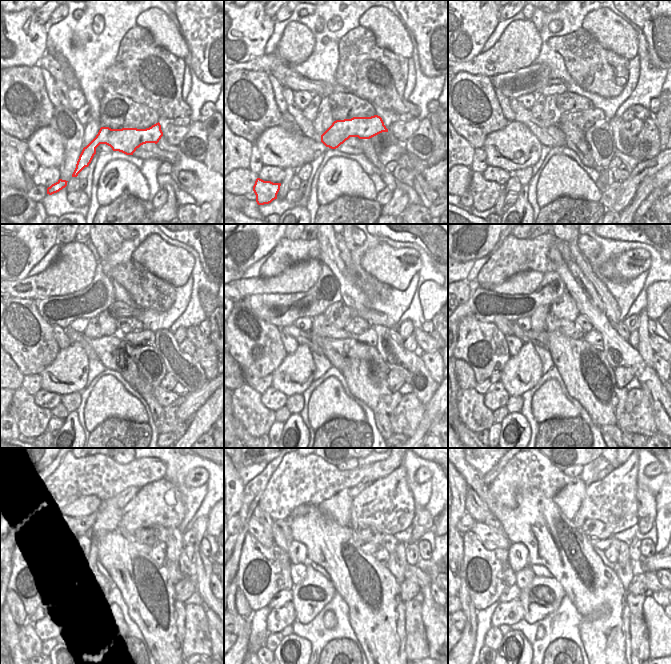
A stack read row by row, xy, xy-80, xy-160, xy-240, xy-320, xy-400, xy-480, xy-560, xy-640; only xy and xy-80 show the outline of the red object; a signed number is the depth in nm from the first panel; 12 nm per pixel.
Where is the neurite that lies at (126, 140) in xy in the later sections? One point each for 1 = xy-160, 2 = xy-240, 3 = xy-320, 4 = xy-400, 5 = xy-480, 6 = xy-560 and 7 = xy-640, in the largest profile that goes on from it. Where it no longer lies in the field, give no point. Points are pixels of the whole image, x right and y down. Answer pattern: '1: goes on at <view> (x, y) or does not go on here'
1: goes on at xy-160 (584, 120)
2: goes on at xy-240 (146, 337)
3: goes on at xy-320 (369, 337)
4: goes on at xy-400 (594, 338)
5: goes on at xy-480 (157, 555)
6: goes on at xy-560 (382, 555)
7: goes on at xy-640 (610, 553)

